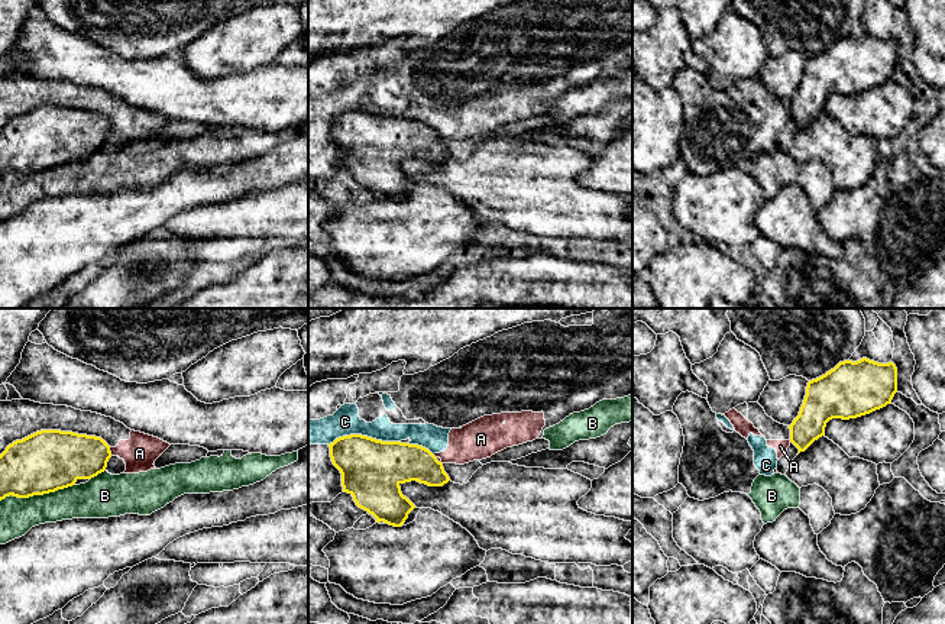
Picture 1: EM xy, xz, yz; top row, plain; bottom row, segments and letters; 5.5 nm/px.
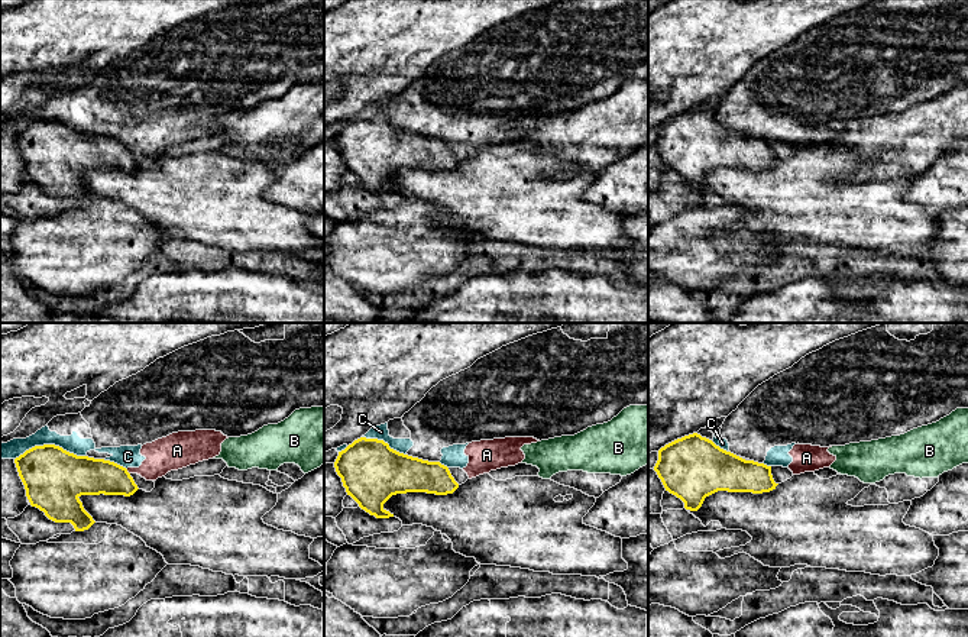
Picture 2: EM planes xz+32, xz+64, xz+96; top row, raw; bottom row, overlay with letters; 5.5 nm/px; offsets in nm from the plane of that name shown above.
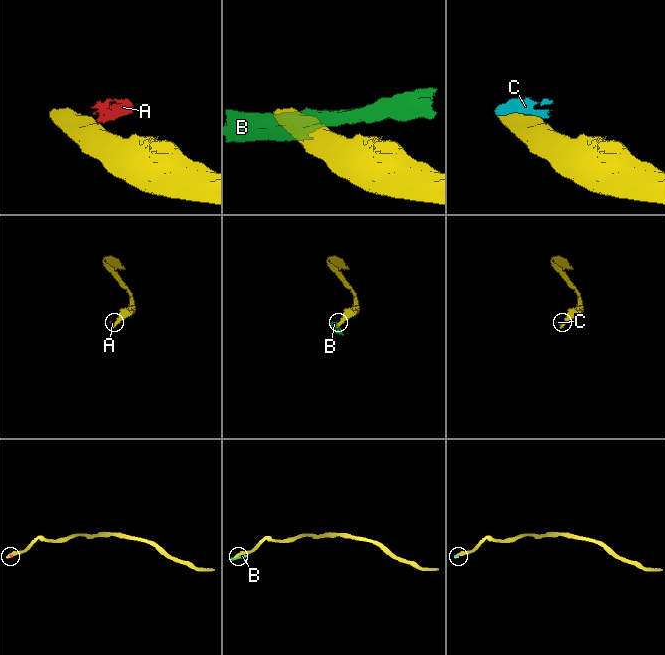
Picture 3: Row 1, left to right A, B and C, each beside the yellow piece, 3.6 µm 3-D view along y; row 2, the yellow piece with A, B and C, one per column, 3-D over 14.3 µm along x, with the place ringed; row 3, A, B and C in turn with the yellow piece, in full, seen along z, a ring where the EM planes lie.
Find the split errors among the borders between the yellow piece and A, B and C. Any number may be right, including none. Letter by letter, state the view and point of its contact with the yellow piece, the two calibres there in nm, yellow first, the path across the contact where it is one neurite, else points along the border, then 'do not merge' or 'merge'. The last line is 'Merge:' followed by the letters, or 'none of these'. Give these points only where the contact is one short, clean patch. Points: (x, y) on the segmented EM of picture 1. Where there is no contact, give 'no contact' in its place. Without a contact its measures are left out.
A: xy (110, 452) | 280/190 nm | along xy (109, 448), (112, 455) | do not merge
B: xy (36, 494) | 340/200 nm | do not merge
C: xz (363, 436) | 340/160 nm | do not merge
Merge: none of these

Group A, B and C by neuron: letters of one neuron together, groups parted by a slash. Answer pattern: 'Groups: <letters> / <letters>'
Groups: A C / B

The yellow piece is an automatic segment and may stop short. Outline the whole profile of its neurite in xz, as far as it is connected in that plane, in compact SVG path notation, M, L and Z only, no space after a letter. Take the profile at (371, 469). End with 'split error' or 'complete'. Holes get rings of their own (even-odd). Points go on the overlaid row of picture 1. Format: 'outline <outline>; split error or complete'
outline M350 434L336 439L329 447L331 462L342 473L343 492L350 494L376 523L401 527L415 508L402 495L401 484L417 481L443 486L450 481L443 463L418 444Z; complete

